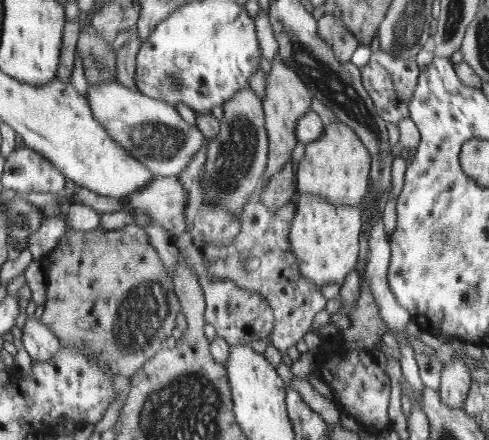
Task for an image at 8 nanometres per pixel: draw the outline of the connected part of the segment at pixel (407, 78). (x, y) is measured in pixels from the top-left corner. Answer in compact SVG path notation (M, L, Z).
M379 49L371 54L371 58L361 69L363 70L364 86L368 94L371 94L379 115L383 116L386 122L396 125L400 120L409 118L409 103L421 73L415 58L396 59Z

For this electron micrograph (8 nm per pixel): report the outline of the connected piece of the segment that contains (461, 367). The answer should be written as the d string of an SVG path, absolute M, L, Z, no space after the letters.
M452 358L443 363L438 393L444 405L464 408L464 399L472 385L470 373L468 365L461 359Z

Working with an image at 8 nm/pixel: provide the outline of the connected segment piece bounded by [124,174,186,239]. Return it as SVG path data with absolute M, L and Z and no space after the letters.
M161 174L134 194L126 194L126 208L148 214L172 235L173 239L186 232L186 187L177 176Z

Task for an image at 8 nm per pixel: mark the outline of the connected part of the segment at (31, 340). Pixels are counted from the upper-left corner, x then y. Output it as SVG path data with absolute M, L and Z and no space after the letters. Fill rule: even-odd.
M27 318L22 330L24 349L36 362L48 362L62 347L62 342L39 318Z

